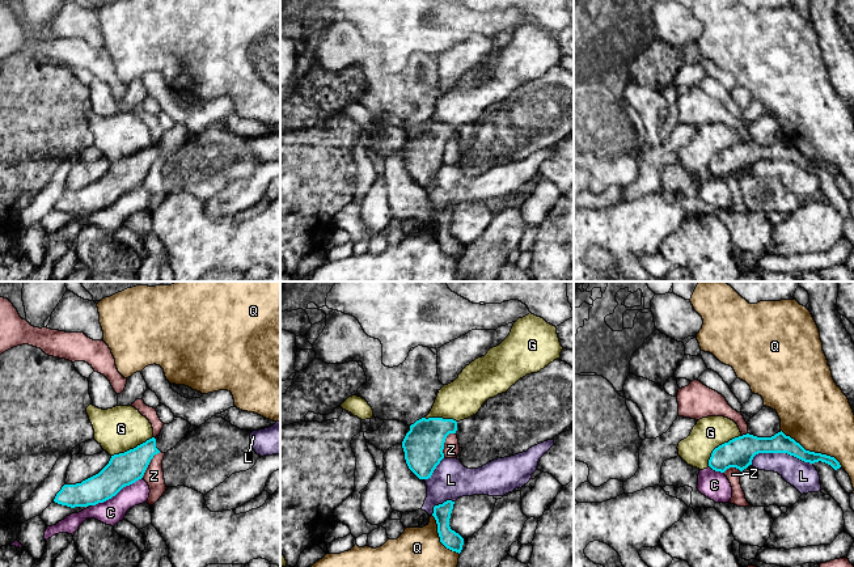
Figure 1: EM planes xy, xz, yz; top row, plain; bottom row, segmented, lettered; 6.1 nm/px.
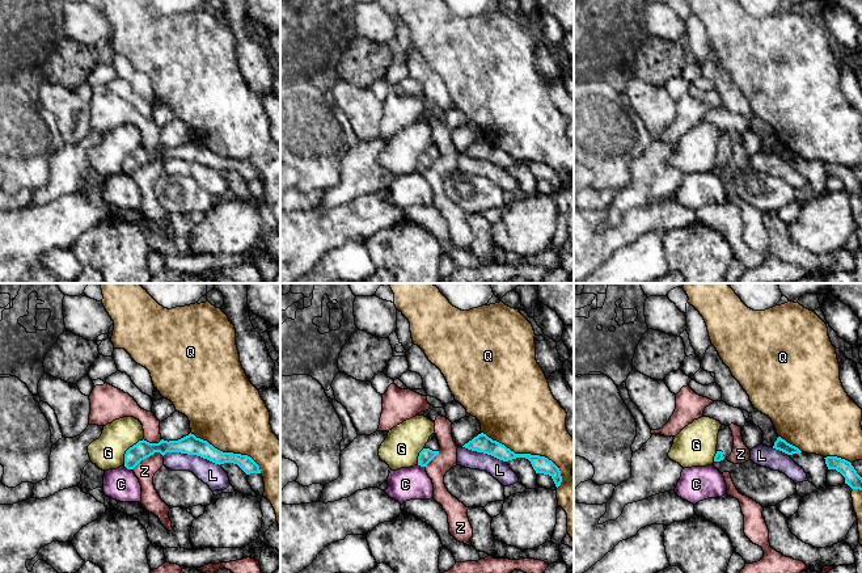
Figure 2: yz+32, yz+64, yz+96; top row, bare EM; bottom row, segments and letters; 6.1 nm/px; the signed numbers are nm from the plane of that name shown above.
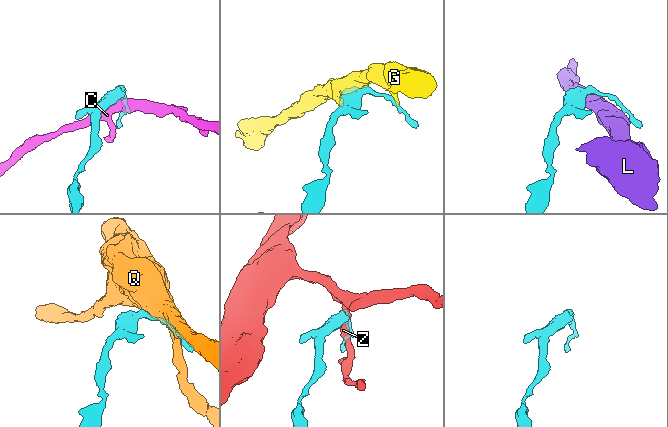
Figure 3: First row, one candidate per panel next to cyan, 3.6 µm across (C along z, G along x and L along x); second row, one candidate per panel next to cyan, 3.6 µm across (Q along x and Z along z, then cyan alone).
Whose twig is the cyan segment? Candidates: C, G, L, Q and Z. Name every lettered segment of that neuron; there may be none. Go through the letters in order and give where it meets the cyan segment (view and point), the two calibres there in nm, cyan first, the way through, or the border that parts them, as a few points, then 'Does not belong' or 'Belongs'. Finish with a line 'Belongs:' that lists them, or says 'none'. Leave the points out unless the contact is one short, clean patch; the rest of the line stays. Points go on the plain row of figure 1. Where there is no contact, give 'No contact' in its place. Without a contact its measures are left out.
C: Touches cyan at xy (117, 199). Thickness 200 nm (cyan) against 160 nm. Does not belong
G: Touches cyan at yz (719, 152). Thickness 190 nm (cyan) against 200 nm. Boundary: yz (740, 142), (719, 151), (713, 157), (707, 172). Does not belong
L: Touches cyan at yz (782, 159). Thickness 170 nm (cyan) against 180 nm. Does not belong
Q: Touches cyan at yz (812, 159). Thickness 120 nm (cyan) against 420 nm. Does not belong
Z: Touches cyan at xz (444, 148). Thickness 240 nm (cyan) against 100 nm. Boundary: xz (455, 139), (451, 139), (445, 146), (443, 164). Does not belong
Belongs: none

